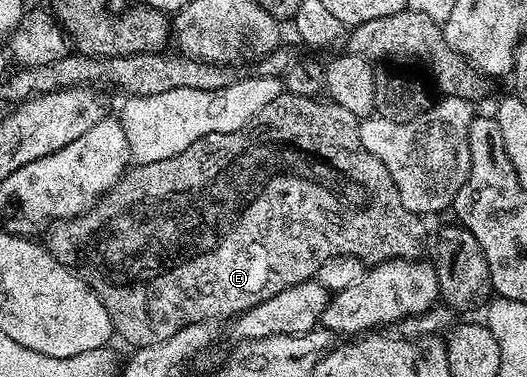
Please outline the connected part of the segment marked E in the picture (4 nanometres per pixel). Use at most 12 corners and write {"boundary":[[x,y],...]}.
{"boundary":[[282,91],[47,247],[136,349],[416,260],[358,116]]}

